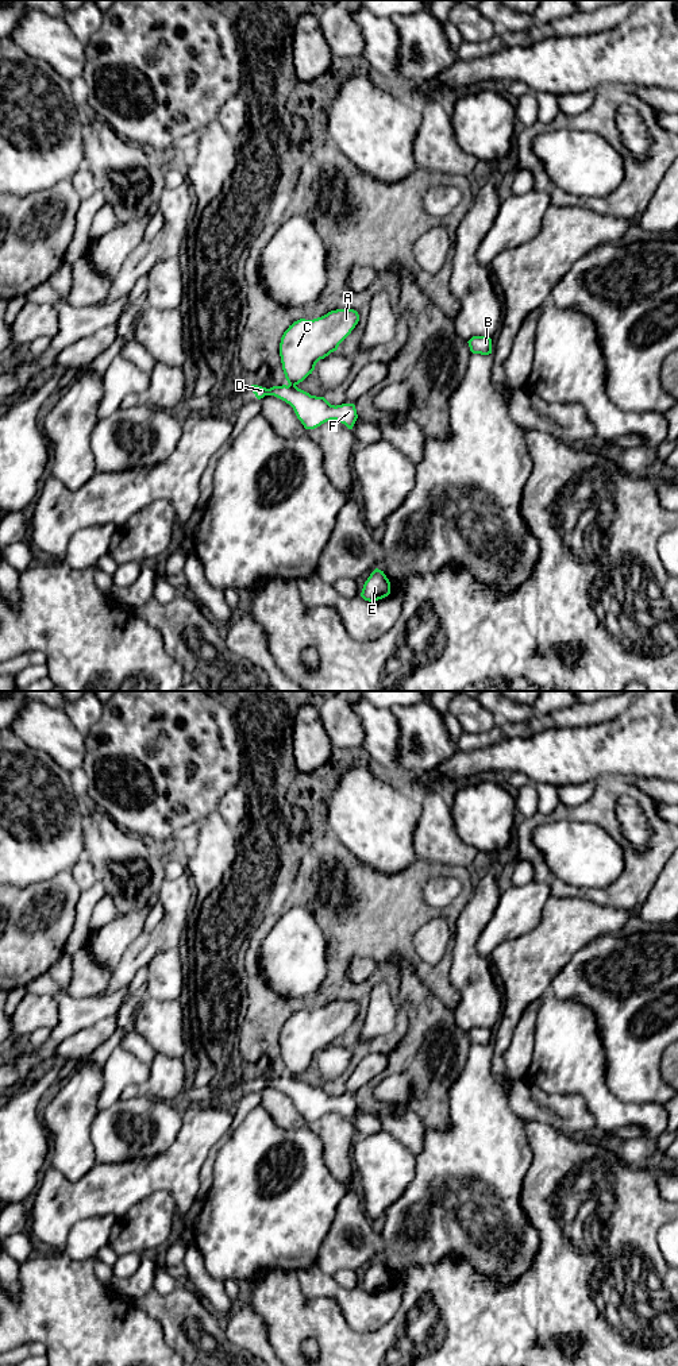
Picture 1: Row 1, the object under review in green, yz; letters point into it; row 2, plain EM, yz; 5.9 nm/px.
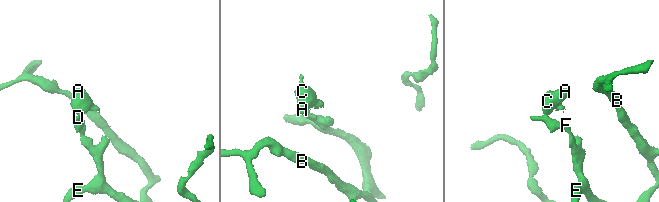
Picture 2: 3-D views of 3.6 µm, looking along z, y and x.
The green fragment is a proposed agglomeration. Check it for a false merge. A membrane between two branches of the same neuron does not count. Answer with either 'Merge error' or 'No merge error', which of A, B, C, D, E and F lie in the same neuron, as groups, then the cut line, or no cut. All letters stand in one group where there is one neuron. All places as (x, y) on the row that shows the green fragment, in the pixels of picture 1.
Merge error. Groups: A C / B D E F. Split along yz (289, 384), (295, 385)

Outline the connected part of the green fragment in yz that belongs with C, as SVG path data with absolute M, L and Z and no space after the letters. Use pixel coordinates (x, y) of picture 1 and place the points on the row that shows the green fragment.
M336 309L327 315L294 321L280 343L282 370L289 385L298 385L315 370L316 363L351 333L359 321L354 309Z

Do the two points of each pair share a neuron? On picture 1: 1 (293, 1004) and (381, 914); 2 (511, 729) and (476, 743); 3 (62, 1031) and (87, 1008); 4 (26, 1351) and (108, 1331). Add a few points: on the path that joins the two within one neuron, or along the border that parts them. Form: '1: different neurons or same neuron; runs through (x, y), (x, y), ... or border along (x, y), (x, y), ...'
1: same neuron; runs through (320, 996), (336, 980), (338, 957), (354, 941)
2: same neuron; runs through (503, 732), (484, 739)
3: same neuron; runs through (68, 1026), (81, 1013)
4: different neurons; border along (46, 1346), (39, 1342), (27, 1342), (14, 1350)

